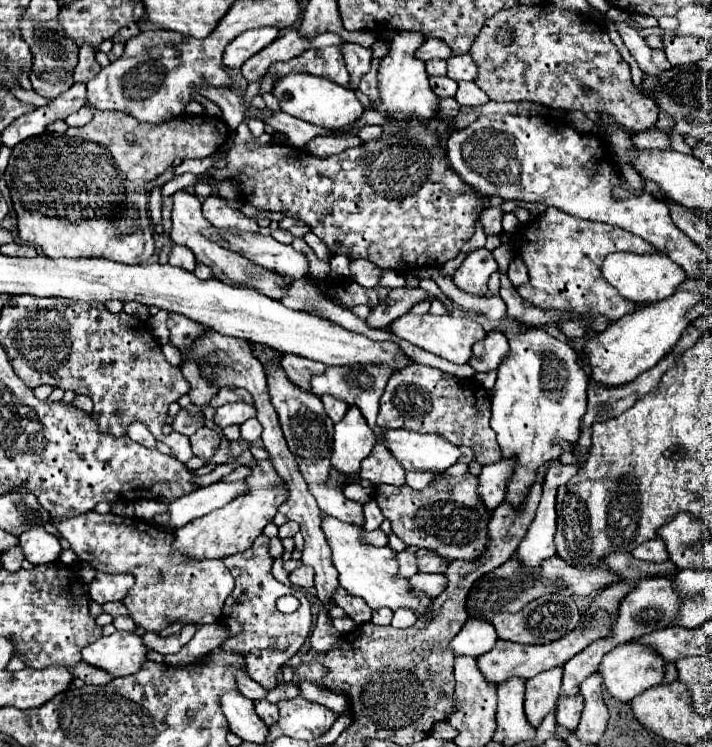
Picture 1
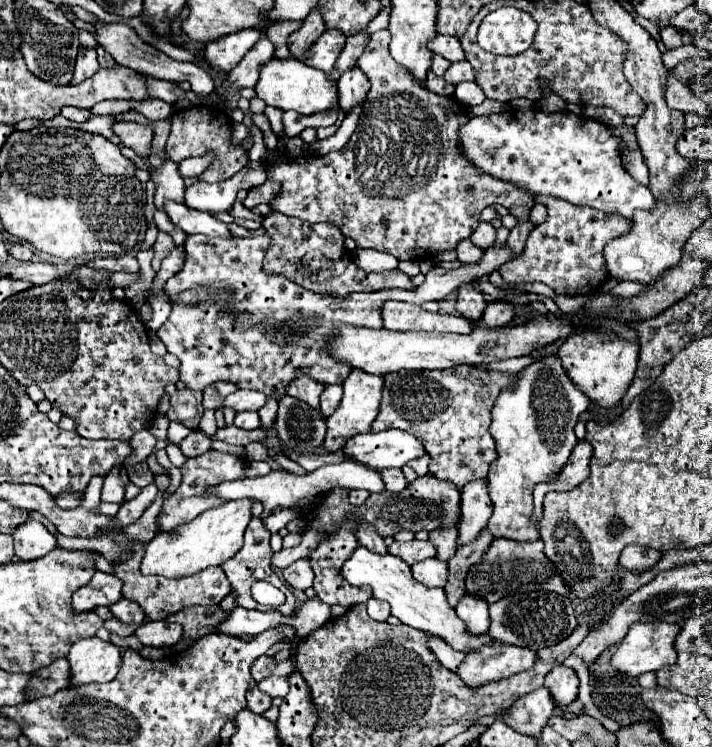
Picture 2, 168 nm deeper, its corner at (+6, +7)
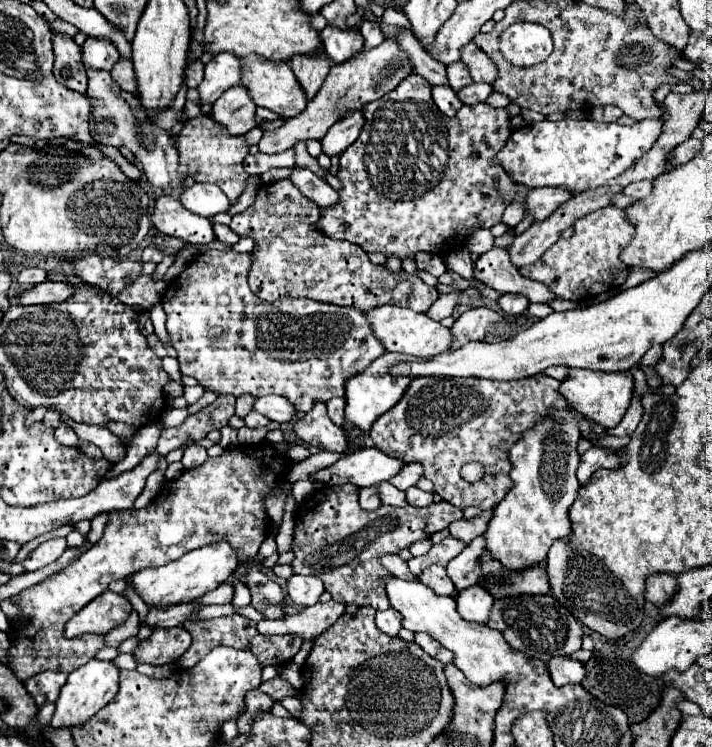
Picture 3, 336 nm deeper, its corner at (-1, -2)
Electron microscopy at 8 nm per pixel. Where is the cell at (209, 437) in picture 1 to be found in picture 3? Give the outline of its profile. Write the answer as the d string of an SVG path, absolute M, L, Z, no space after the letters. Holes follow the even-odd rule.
M189 445L189 447L185 449L185 453L183 453L181 463L183 463L185 469L195 469L195 467L199 467L207 457L209 457L209 455L207 455L205 447L201 447L201 445Z

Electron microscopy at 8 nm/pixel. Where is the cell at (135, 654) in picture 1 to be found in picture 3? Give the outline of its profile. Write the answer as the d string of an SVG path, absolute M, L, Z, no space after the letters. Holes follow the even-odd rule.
M91 659L73 673L69 673L67 683L61 689L61 695L57 699L57 709L53 715L53 727L71 727L71 725L83 725L91 715L95 715L105 703L109 703L115 693L119 691L119 669L113 665L113 661L101 661Z

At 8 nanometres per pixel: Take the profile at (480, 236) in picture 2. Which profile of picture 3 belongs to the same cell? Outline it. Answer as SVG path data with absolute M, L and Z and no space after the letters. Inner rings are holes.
M493 247L487 253L479 255L475 263L475 277L487 287L501 293L519 293L531 303L549 303L555 295L541 283L535 283L509 263L509 253L503 247Z

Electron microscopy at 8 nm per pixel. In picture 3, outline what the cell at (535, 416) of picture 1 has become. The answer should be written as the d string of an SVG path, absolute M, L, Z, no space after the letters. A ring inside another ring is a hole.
M549 407L547 415L539 417L535 425L523 431L521 439L513 443L509 451L509 479L513 481L513 487L507 491L503 501L495 505L485 533L487 551L491 551L505 567L517 571L521 567L543 563L551 543L571 533L567 507L571 507L581 487L575 471L579 467L577 441L581 439L579 423L583 419L585 417L571 407Z

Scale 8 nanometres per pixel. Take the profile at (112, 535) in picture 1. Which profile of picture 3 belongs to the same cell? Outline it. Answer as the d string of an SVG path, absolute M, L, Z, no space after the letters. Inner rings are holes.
M221 583L217 589L201 595L201 597L195 599L193 603L201 605L201 607L203 607L203 605L227 605L227 603L231 603L231 599L233 599L233 585Z

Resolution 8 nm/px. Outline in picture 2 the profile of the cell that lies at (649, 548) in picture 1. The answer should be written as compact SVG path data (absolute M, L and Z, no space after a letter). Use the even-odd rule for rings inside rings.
M626 546L620 554L620 566L628 572L642 574L642 570L650 570L662 558L660 552L644 548L644 546Z

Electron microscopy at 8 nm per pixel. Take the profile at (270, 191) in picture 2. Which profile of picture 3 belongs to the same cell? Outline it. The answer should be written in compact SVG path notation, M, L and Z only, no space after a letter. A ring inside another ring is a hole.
M289 179L263 185L255 203L247 211L233 217L229 227L237 235L253 237L255 241L249 287L257 297L265 301L277 301L281 297L307 297L313 301L365 311L381 305L399 305L417 313L427 313L439 297L437 289L425 285L417 275L407 275L405 271L395 275L383 265L373 265L359 245L311 231L311 223L315 223L315 219L319 219L319 207L301 195Z

